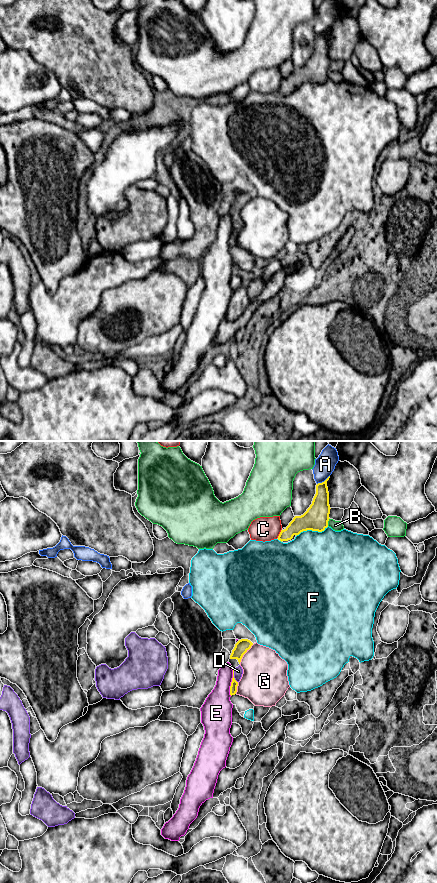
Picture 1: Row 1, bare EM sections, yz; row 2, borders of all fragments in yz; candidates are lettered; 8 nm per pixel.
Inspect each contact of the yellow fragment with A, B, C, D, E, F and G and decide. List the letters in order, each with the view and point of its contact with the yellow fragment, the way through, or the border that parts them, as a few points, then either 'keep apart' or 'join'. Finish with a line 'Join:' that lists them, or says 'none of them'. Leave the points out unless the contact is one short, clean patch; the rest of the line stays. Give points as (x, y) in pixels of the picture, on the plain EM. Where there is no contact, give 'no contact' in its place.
A: yz (324, 33) | keep apart
B: yz (327, 74) | keep apart
C: yz (280, 85) | keep apart
D: yz (233, 228) | across yz (233, 240), (233, 228), (238, 223) | join
E: yz (231, 235) | keep apart
F: yz (312, 82) | keep apart
G: yz (244, 205) | keep apart
Join: D

